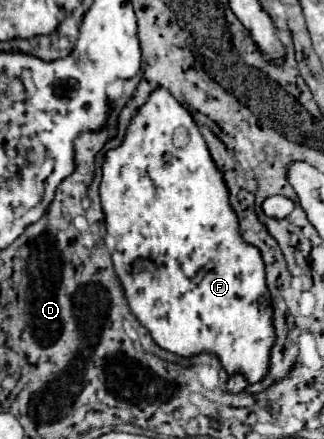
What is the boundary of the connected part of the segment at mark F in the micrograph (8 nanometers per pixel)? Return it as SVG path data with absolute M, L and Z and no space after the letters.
M158 86L150 92L144 106L130 118L122 144L104 154L100 200L106 232L118 240L112 252L116 278L124 288L132 314L150 332L154 342L182 358L210 352L218 356L228 376L242 374L248 384L262 382L268 374L270 354L276 344L264 260L258 248L240 236L228 186L196 122L166 88Z

